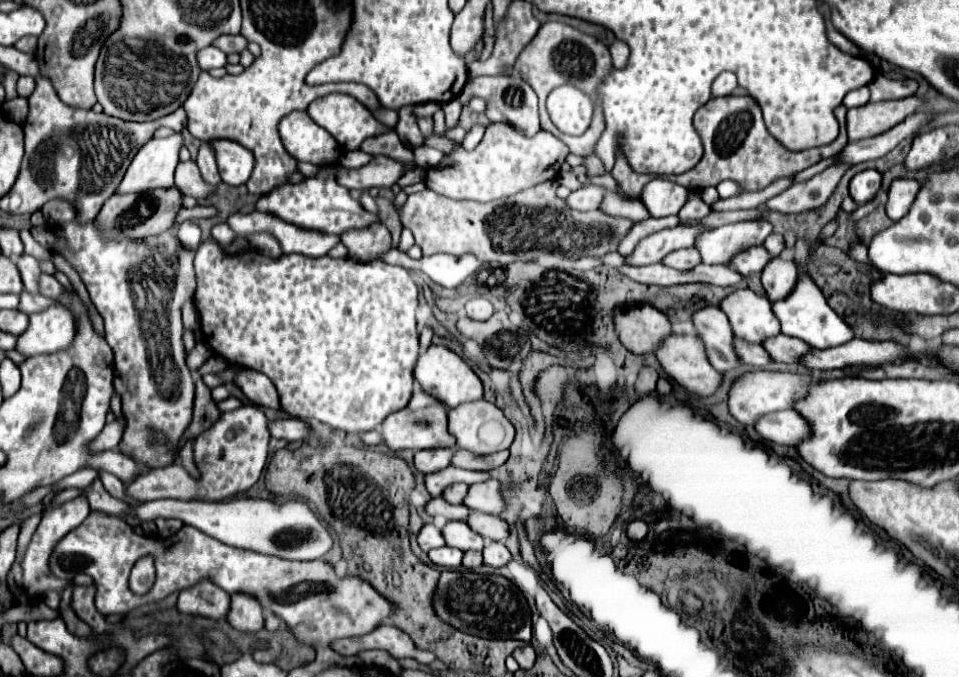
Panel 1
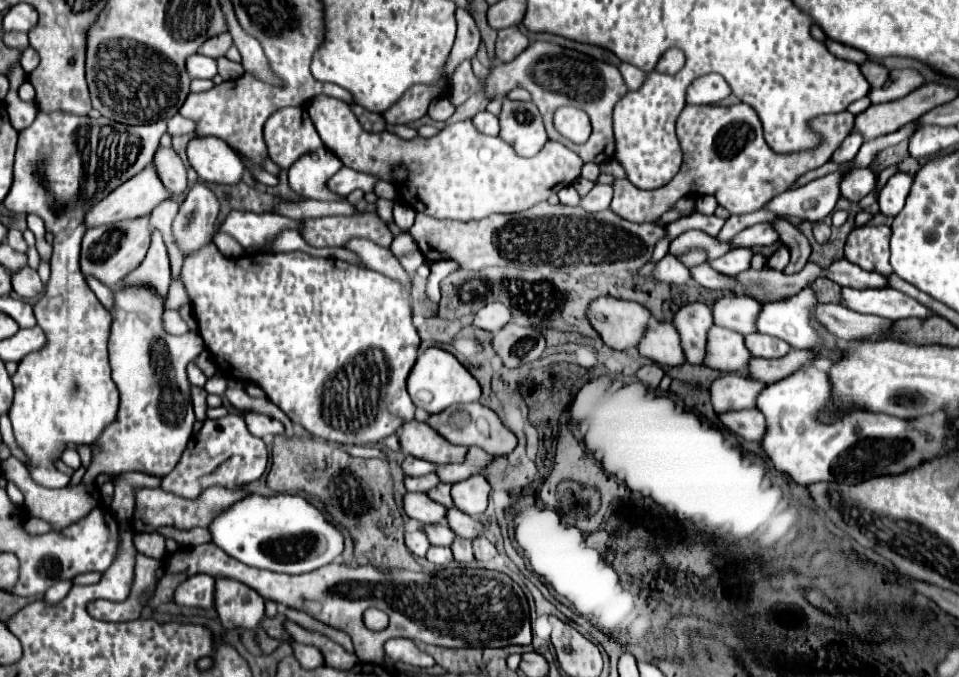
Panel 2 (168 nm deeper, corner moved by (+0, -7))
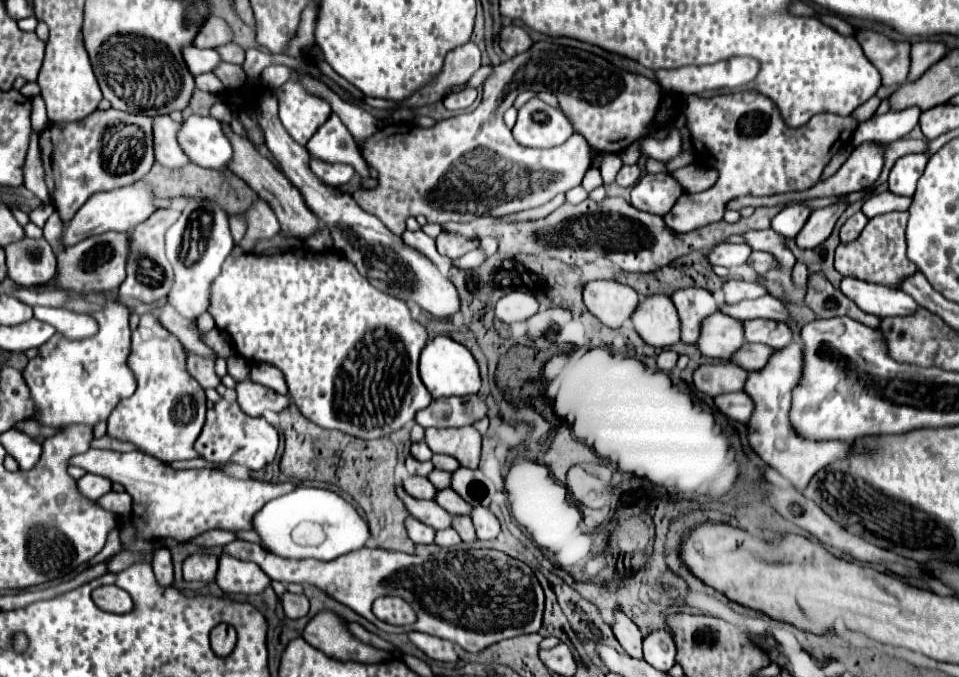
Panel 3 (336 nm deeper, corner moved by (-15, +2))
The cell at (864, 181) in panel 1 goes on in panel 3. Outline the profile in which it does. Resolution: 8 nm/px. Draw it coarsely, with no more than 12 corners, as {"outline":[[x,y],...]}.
{"outline":[[862,143],[836,175],[782,203],[846,195],[874,187],[884,159],[878,143]]}

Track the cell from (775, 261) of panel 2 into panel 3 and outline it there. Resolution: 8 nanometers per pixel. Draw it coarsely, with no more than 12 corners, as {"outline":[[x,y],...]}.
{"outline":[[844,203],[814,211],[794,237],[800,249],[826,241]]}

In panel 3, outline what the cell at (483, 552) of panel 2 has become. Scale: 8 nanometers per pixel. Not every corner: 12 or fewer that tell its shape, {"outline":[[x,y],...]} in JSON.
{"outline":[[486,507],[472,511],[478,539],[496,539],[500,523]]}

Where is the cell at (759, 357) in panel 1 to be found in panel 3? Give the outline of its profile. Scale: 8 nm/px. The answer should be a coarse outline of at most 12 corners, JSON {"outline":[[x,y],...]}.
{"outline":[[722,311],[704,321],[702,355],[730,361],[744,345],[744,321]]}

